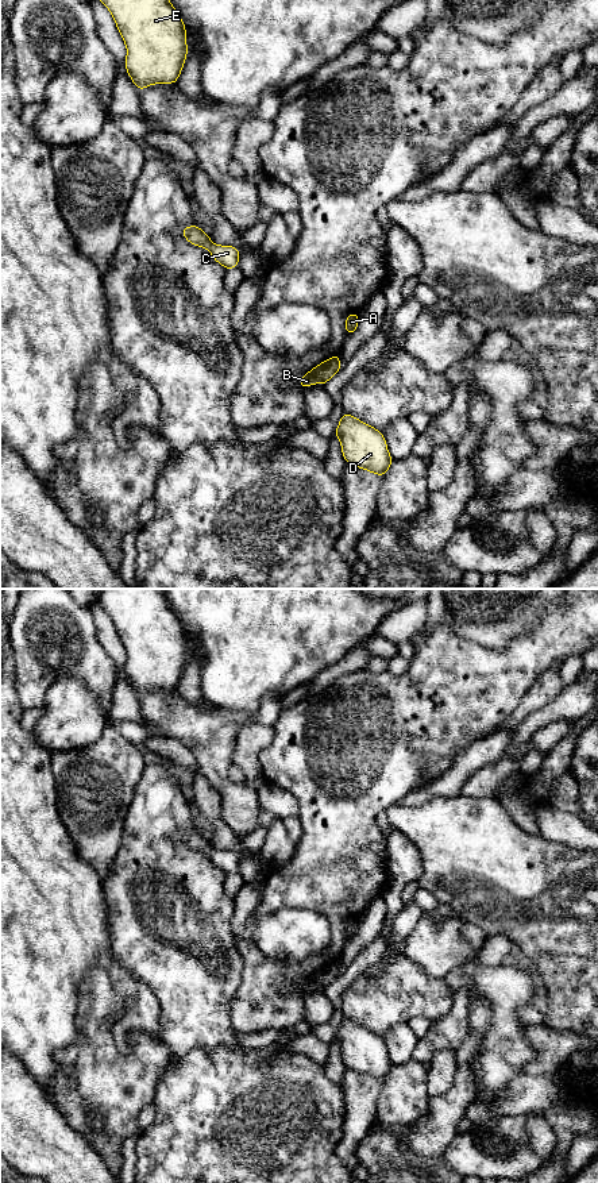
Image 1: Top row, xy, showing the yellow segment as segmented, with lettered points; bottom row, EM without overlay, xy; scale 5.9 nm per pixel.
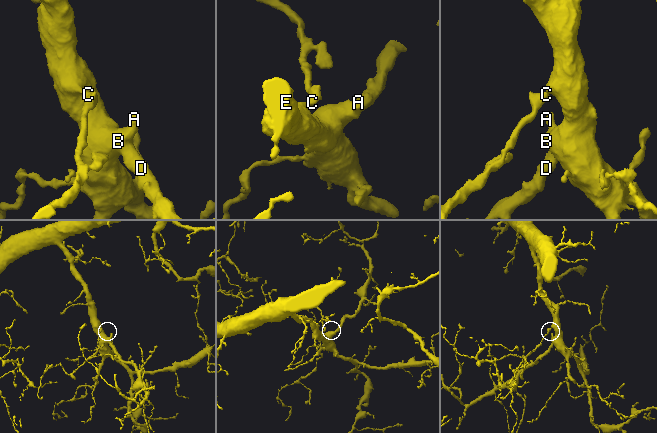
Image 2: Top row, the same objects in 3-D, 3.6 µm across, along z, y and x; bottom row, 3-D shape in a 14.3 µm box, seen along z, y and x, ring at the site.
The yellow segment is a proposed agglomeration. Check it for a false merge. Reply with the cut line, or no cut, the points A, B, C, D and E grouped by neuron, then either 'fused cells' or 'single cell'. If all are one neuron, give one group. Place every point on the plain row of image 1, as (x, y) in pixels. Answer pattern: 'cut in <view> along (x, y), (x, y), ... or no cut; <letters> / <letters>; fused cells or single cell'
no cut; A B C D E; single cell

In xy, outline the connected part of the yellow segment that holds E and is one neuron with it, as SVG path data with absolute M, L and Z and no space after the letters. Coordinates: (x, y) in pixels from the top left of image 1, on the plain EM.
M103 589L97 604L109 614L126 648L124 670L138 697L154 689L177 689L188 662L186 633L163 589Z

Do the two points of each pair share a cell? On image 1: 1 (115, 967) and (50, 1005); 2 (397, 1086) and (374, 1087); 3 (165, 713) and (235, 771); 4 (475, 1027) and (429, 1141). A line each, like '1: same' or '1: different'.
1: same
2: different
3: different
4: same

